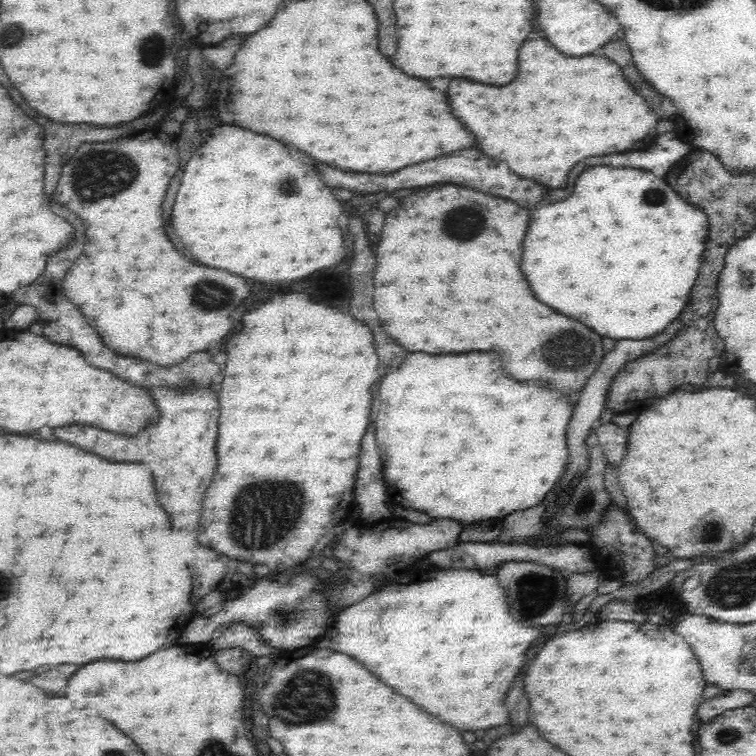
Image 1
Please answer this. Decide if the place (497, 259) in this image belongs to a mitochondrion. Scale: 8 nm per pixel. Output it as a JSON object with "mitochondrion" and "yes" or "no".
{"mitochondrion":"no"}

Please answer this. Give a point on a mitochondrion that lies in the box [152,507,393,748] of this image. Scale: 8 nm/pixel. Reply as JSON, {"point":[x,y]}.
{"point":[316,685]}

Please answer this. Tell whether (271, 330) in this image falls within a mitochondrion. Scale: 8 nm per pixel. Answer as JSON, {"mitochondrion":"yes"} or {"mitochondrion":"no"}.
{"mitochondrion":"no"}

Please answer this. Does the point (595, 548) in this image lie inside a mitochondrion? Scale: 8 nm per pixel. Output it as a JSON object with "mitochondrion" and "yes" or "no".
{"mitochondrion":"no"}

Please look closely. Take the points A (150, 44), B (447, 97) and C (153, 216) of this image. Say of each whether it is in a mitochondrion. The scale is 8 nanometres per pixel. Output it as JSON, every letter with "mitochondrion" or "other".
{"A":"mitochondrion","B":"other","C":"other"}

